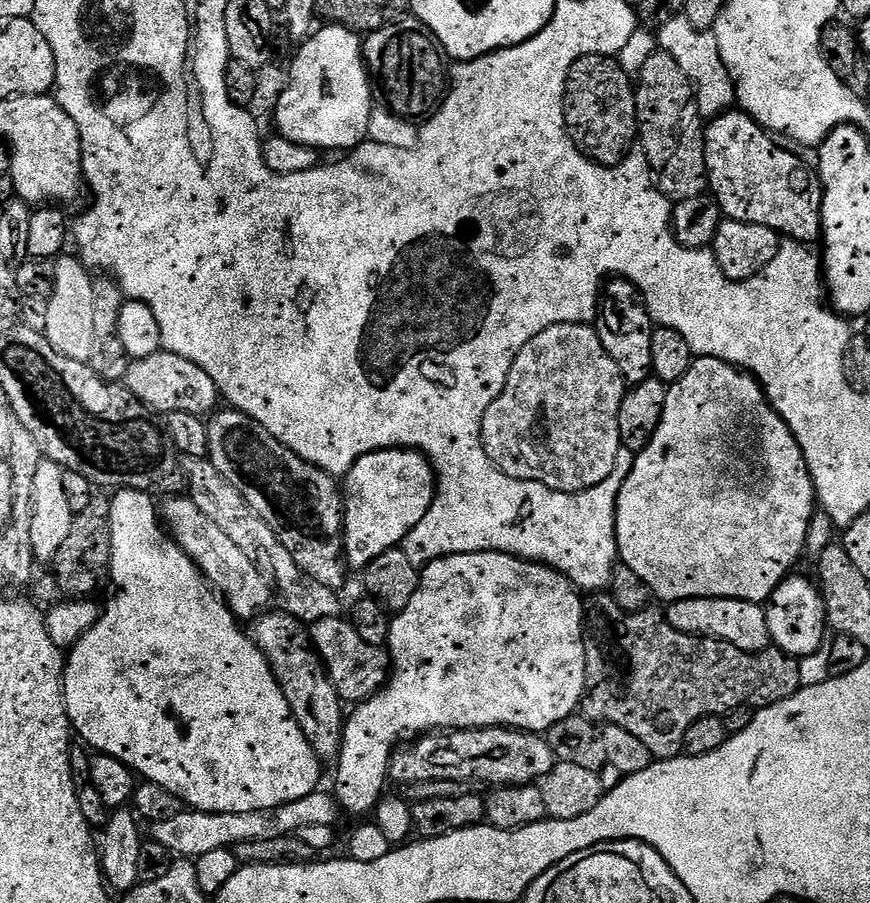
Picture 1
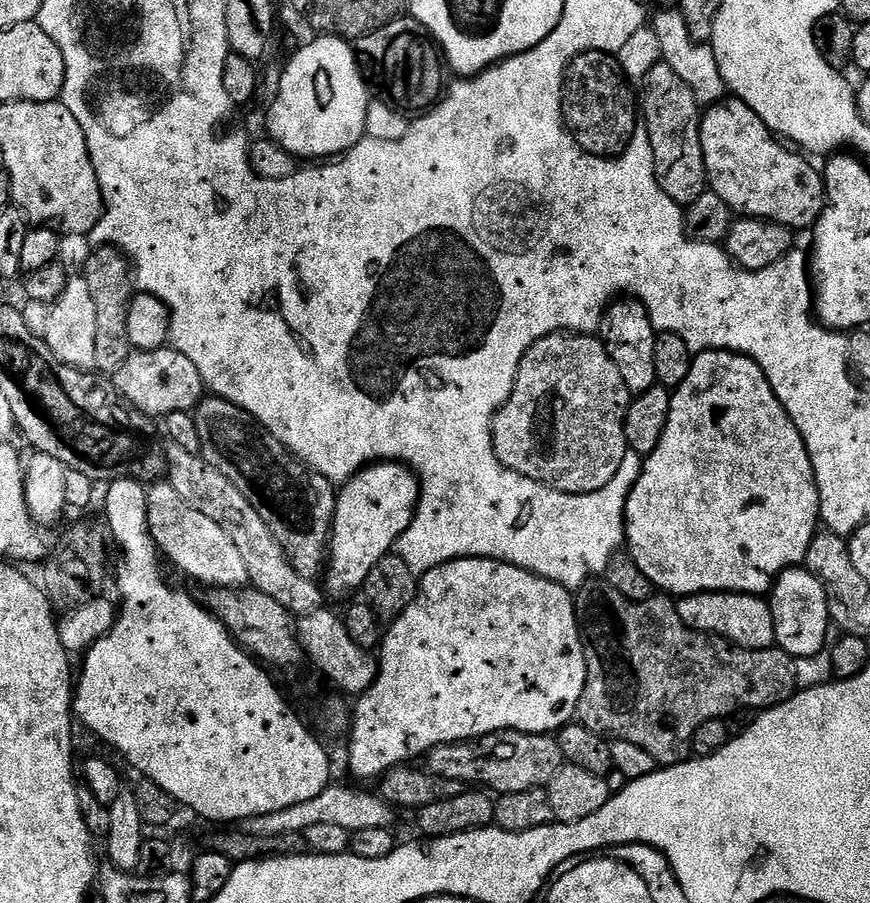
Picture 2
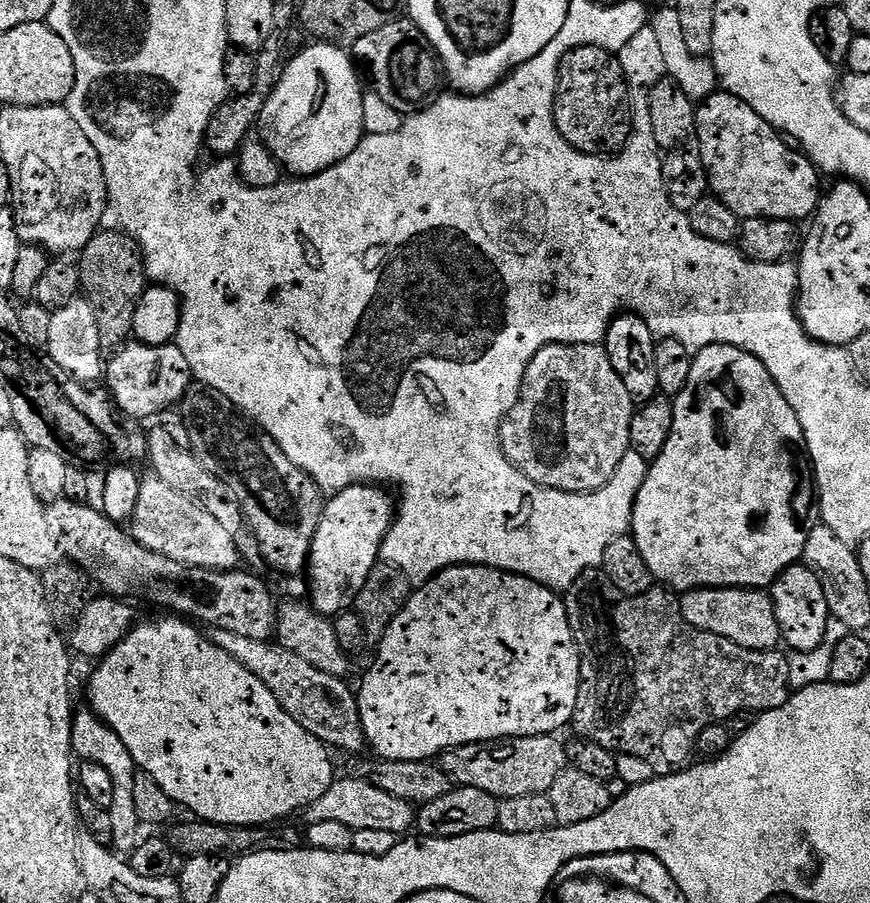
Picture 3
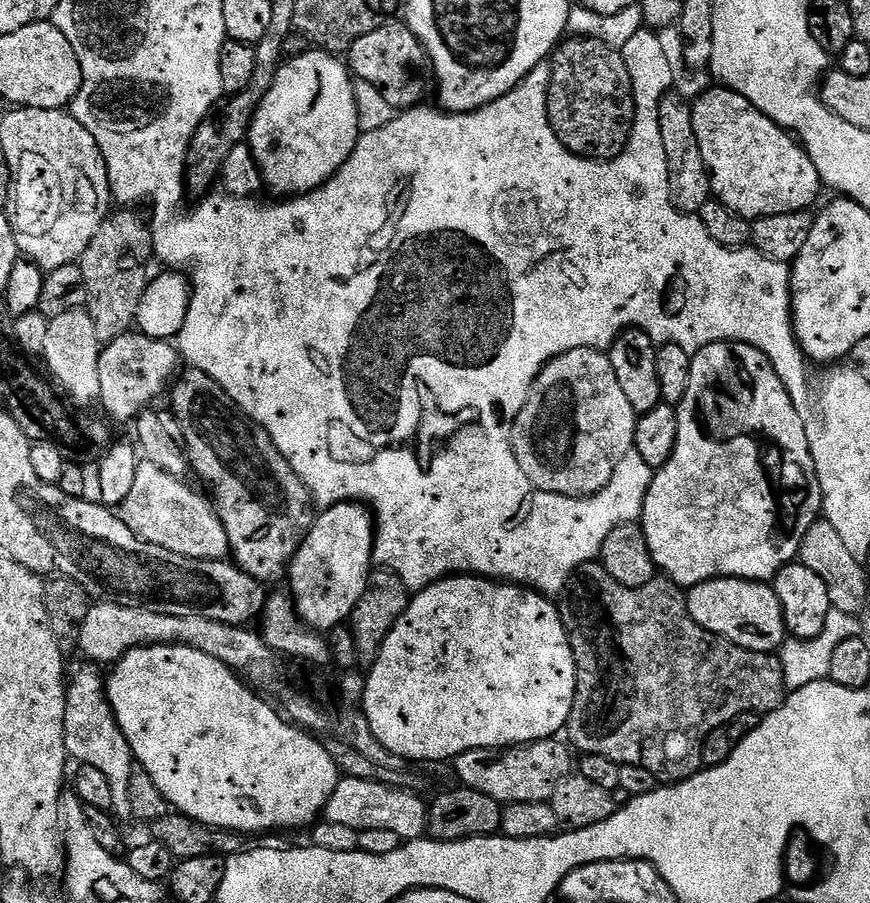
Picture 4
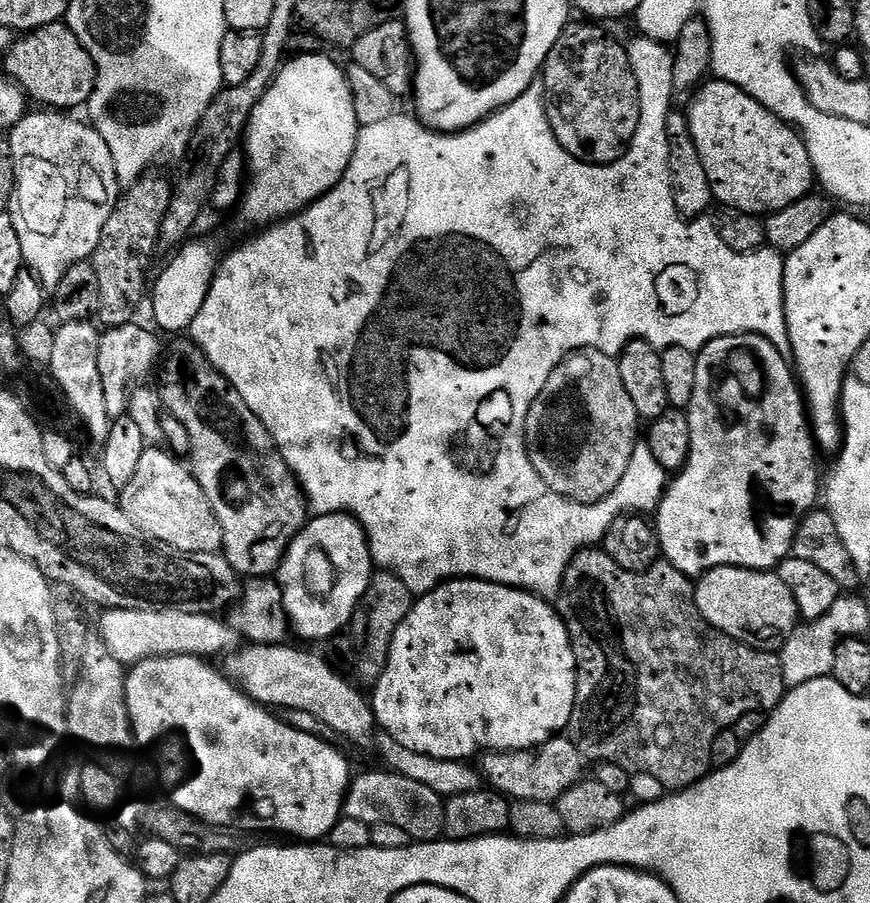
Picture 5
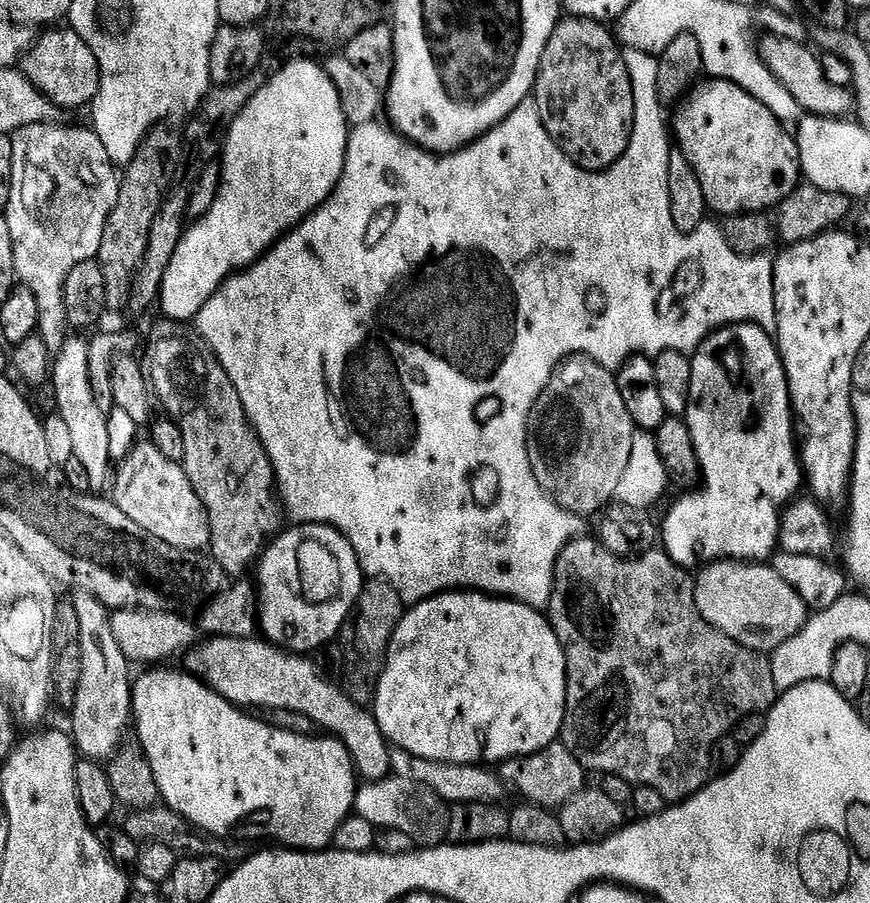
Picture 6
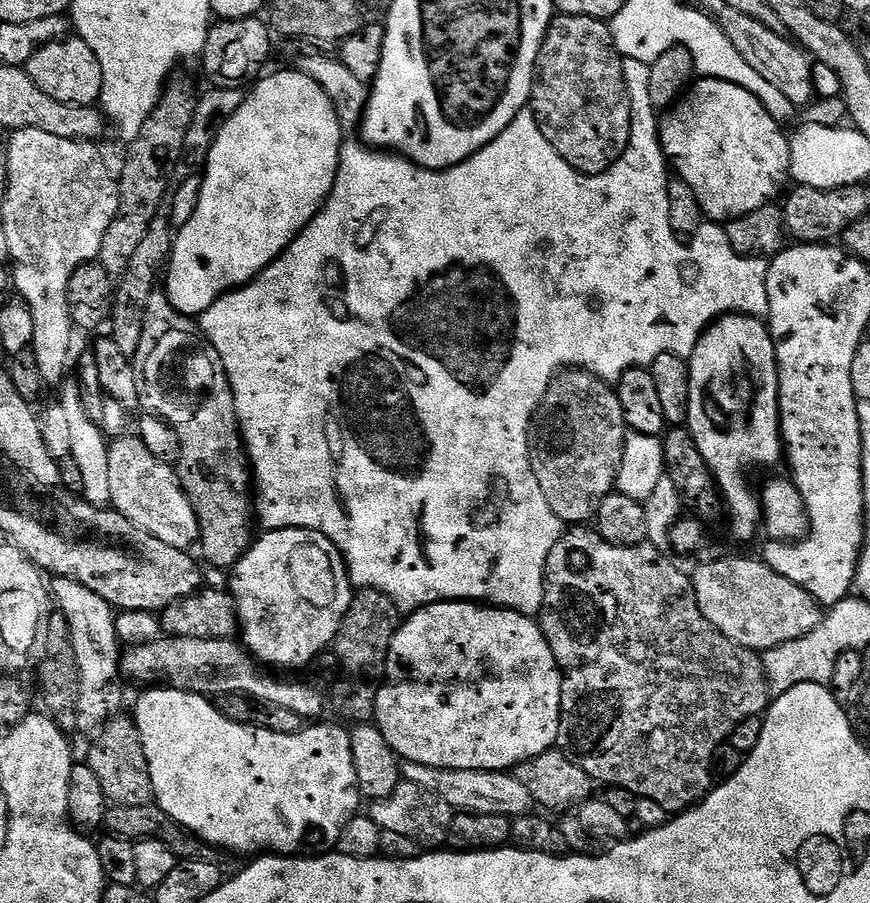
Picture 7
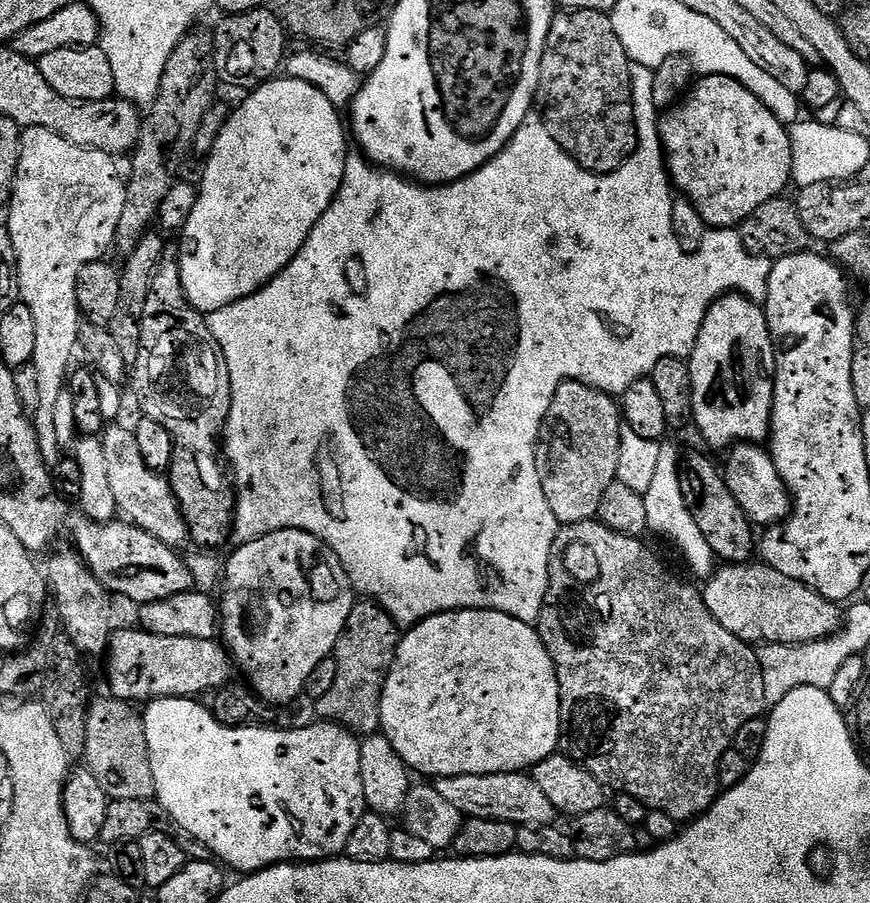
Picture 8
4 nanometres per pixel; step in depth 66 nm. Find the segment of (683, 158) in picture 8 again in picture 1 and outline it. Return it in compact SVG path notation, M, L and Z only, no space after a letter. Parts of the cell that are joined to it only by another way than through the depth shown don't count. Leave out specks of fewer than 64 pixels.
M729 110L715 116L707 121L704 129L704 153L706 154L706 166L708 167L708 187L711 195L714 197L717 204L720 206L721 213L727 219L737 220L738 222L746 222L747 224L757 224L758 226L766 226L773 228L775 232L779 232L781 237L794 240L797 242L812 242L808 240L819 241L822 236L822 221L820 211L824 205L824 189L820 186L819 175L815 171L812 172L795 156L792 152L787 152L784 148L779 148L775 144L777 141L765 129L760 127L757 120L753 120L747 112L743 110Z

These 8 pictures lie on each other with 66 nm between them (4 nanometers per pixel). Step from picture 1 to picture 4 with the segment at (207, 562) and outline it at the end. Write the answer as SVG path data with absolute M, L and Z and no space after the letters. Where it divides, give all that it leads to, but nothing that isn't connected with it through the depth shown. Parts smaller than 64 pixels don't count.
M137 463L134 486L118 505L120 519L134 530L134 534L154 546L162 546L162 550L203 560L225 559L229 555L228 539L217 509L183 483L183 479L164 473L156 465Z

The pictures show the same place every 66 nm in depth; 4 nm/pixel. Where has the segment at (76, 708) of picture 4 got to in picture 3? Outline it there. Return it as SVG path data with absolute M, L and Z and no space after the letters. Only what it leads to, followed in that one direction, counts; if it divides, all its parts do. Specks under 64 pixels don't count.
M91 709L77 711L72 719L72 750L73 755L81 761L95 762L105 767L113 779L113 801L108 808L110 826L112 826L113 842L111 847L120 854L130 854L141 839L142 825L135 809L134 780L137 766L125 744L111 727L104 723Z

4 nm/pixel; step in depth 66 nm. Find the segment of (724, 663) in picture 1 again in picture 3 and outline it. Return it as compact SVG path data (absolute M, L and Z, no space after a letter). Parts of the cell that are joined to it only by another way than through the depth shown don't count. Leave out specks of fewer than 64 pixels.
M593 570L582 573L574 582L574 586L570 586L570 590L563 593L562 599L566 606L570 630L576 639L577 648L580 649L580 685L578 686L578 702L574 706L570 725L571 731L576 731L575 735L579 739L597 743L598 746L605 747L606 750L615 754L633 755L634 758L642 758L643 761L650 762L657 777L672 776L676 772L684 771L693 763L692 756L694 757L696 752L696 739L698 734L702 734L702 730L706 730L706 726L727 722L730 717L736 716L740 712L753 714L768 712L771 708L777 708L786 703L788 697L793 693L790 684L790 666L785 653L780 653L780 650L766 652L750 650L738 646L718 634L703 632L690 626L690 622L686 622L680 609L680 596L667 587L653 586L646 594L628 596L625 592L619 592L603 571Z

